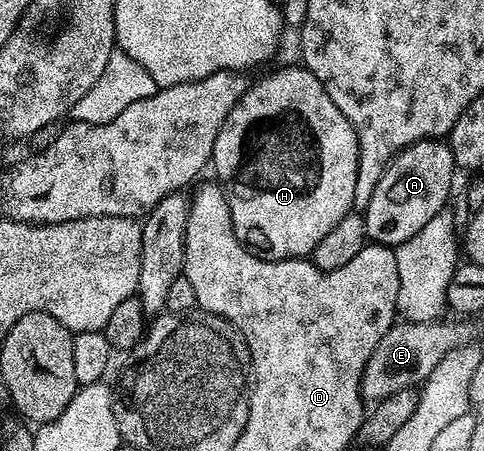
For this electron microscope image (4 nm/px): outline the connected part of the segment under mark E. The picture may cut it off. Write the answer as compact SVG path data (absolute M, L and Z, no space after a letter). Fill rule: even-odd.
M406 321L395 323L376 343L376 351L368 359L362 376L362 399L377 403L389 399L398 391L414 389L426 381L430 373L459 344L458 333L450 325L438 321Z

